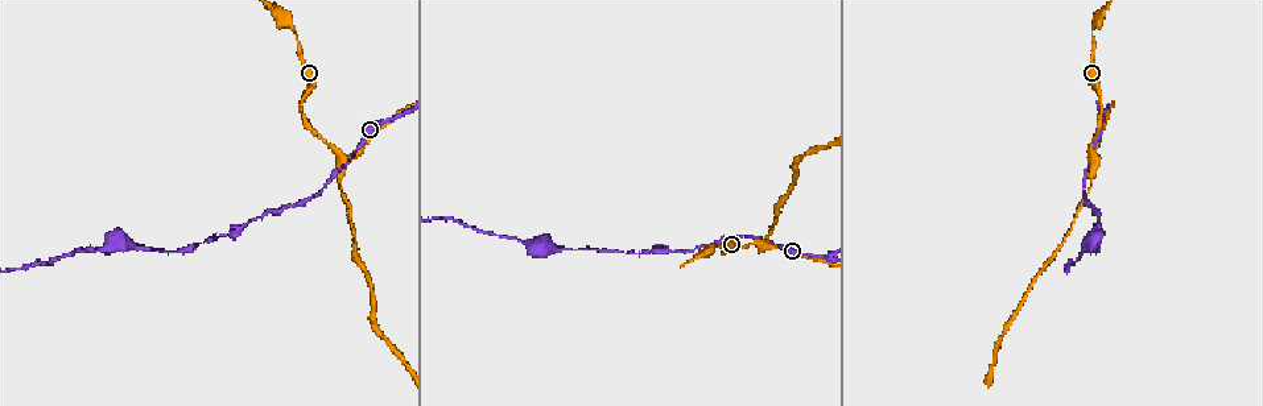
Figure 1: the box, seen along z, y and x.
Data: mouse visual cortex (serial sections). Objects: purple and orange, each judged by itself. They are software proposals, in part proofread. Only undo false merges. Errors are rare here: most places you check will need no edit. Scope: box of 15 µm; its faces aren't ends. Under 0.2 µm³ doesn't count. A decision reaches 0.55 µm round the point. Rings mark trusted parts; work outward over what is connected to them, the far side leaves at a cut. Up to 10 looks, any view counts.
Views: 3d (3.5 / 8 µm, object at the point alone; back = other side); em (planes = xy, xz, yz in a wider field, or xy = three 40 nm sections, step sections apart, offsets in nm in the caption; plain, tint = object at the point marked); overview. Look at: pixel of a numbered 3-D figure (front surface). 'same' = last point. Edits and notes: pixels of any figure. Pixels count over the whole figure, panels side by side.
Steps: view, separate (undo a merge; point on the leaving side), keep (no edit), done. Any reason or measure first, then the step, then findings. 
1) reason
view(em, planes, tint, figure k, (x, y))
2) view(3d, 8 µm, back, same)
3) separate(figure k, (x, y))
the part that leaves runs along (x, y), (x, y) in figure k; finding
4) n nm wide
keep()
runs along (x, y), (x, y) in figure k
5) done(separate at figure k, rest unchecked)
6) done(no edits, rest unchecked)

view(3d, 3.5 µm, back, figure 1, (213, 237))

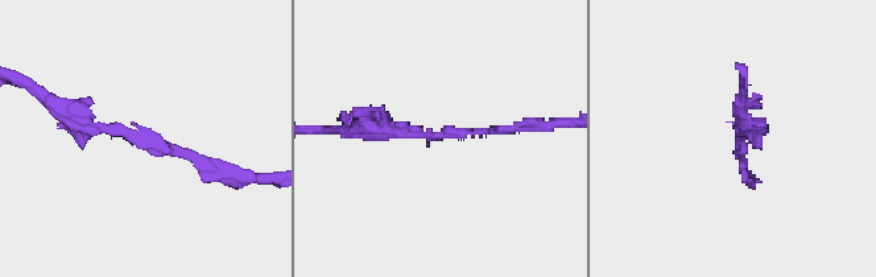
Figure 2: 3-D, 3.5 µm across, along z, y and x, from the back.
arms of 100, 200 nm; now the EM
view(em, xy, step 5, tint, figure 2, (140, 132))

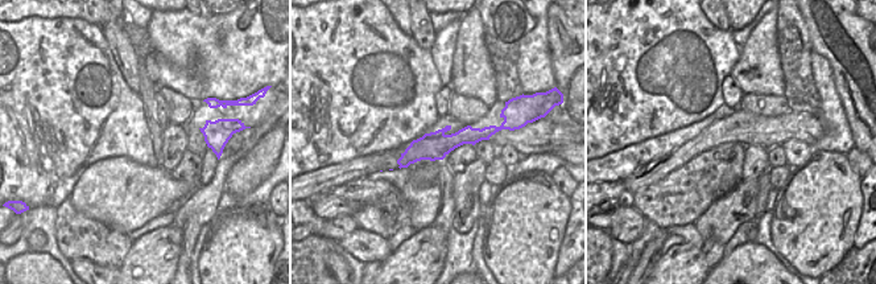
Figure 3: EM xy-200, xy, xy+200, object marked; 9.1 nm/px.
keep()
runs along (492, 128), (421, 148), (401, 161) in figure 3; one cell here

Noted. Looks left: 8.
narrows sharply
view(3d, 3.5 µm, figure 1, (153, 248))

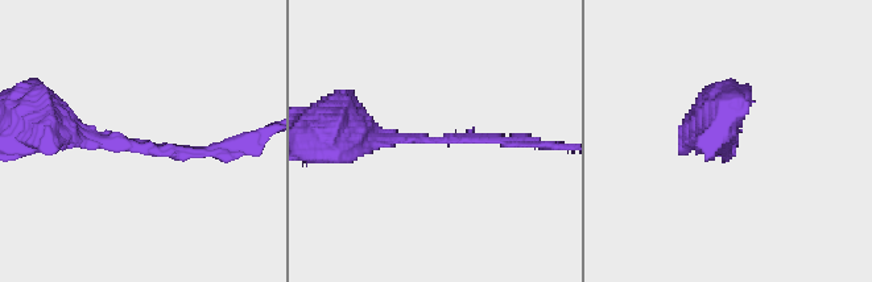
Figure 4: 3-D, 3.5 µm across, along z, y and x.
keep()
one cell here

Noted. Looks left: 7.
side arm on a straight run
view(3d, 8 µm, figure 1, (1102, 119))

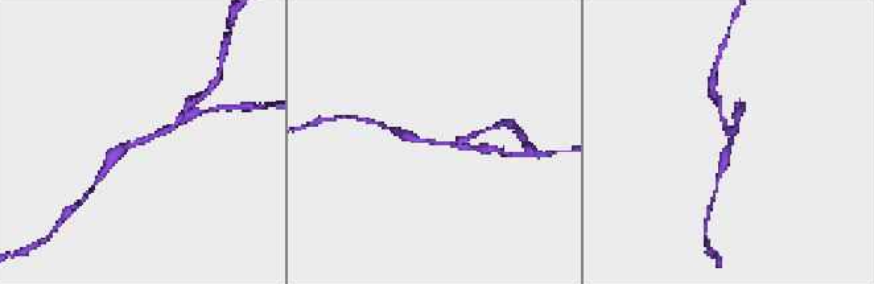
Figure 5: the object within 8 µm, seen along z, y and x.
view(3d, 3.5 µm, figure 5, (729, 137))

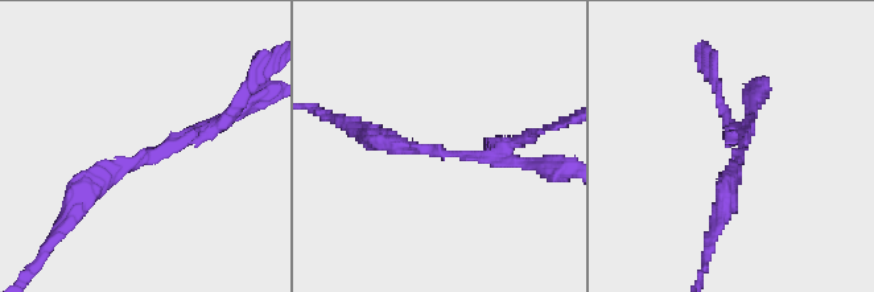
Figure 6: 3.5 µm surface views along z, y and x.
3 arms; arms of 150, 150, 250 nm
view(em, xy, step 3, tint, figure 6, (163, 147))

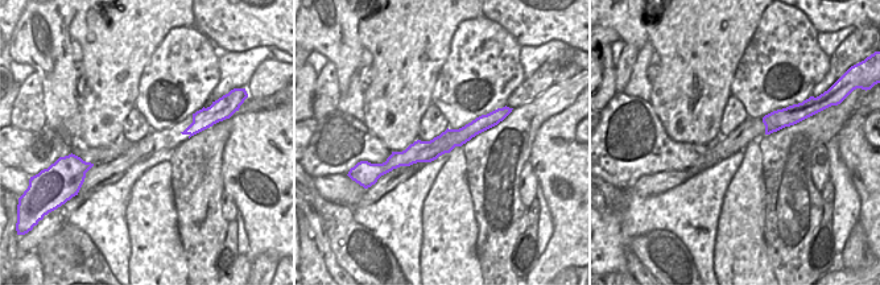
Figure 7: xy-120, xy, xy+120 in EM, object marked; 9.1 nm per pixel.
separate(figure 6, (717, 89))
the part that leaves runs along (739, 131), (730, 131), (716, 103) in figure 6; two cells meet here

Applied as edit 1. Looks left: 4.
view(overview)

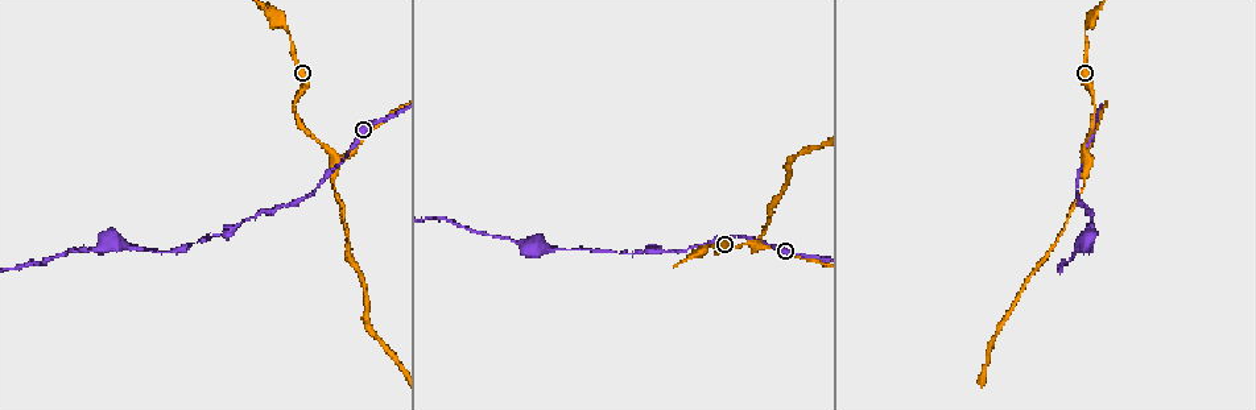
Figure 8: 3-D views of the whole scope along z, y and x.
abrupt turn
view(3d, 8 µm, figure 8, (1089, 158))

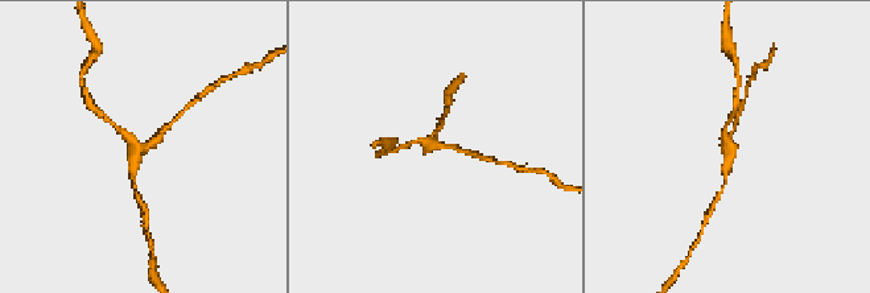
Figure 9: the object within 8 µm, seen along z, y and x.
3 arms; arms of 150, 150, 250 nm; shape alone is not enough
view(em, xy, step 5, tint, figure 9, (138, 143))

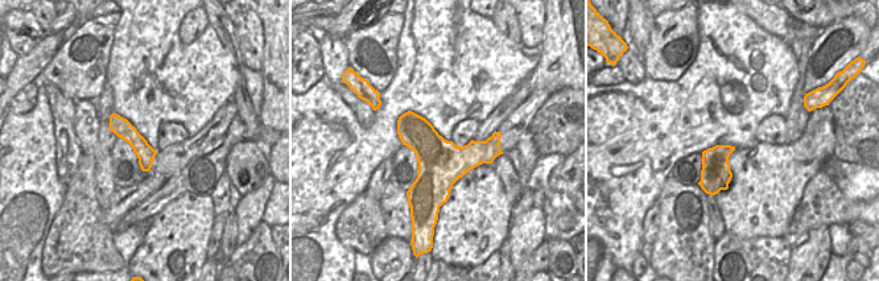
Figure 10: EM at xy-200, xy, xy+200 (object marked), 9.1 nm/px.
keep()
runs along (112, 119), (143, 149), (145, 168) in figure 10; all the same cell

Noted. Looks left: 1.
done(separate at figure 6, rest unchecked)

